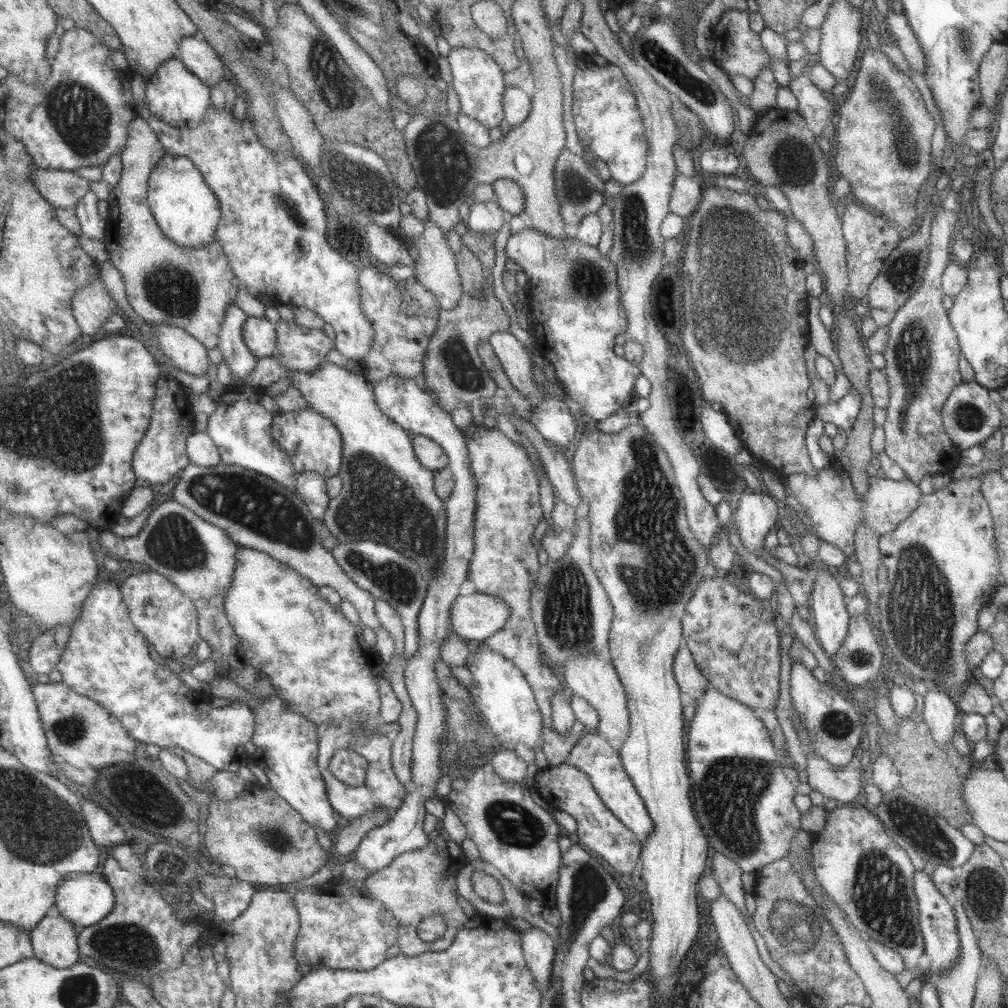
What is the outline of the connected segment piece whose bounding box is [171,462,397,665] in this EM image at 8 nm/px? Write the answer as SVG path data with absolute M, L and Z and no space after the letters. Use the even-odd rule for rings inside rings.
M221 462L212 467L191 463L189 468L185 468L185 476L178 480L171 495L171 498L188 506L207 522L228 531L229 536L238 542L240 547L269 554L300 571L319 588L331 586L337 589L342 600L355 604L365 628L372 628L377 633L375 653L381 655L385 665L393 660L397 642L377 615L376 596L361 588L339 565L333 552L323 546L323 540L327 538L330 530L324 521L317 519L317 509L298 491L292 491L264 474Z

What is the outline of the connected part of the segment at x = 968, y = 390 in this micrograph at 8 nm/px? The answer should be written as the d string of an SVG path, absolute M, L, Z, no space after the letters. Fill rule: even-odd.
M961 380L957 386L954 386L940 414L945 434L961 451L979 445L989 438L989 435L999 428L999 422L1003 419L993 392L978 385L975 380L969 380L969 382Z

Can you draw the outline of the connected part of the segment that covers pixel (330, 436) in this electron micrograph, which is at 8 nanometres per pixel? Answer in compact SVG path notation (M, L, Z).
M310 408L297 412L278 411L273 421L273 436L288 451L297 473L313 470L327 480L339 475L343 462L344 438L333 419Z

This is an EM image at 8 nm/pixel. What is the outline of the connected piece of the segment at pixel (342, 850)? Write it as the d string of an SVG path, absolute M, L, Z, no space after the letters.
M375 810L372 814L365 814L352 823L342 825L336 838L335 853L341 856L353 857L359 848L363 838L369 830L383 826L392 818L389 810Z

